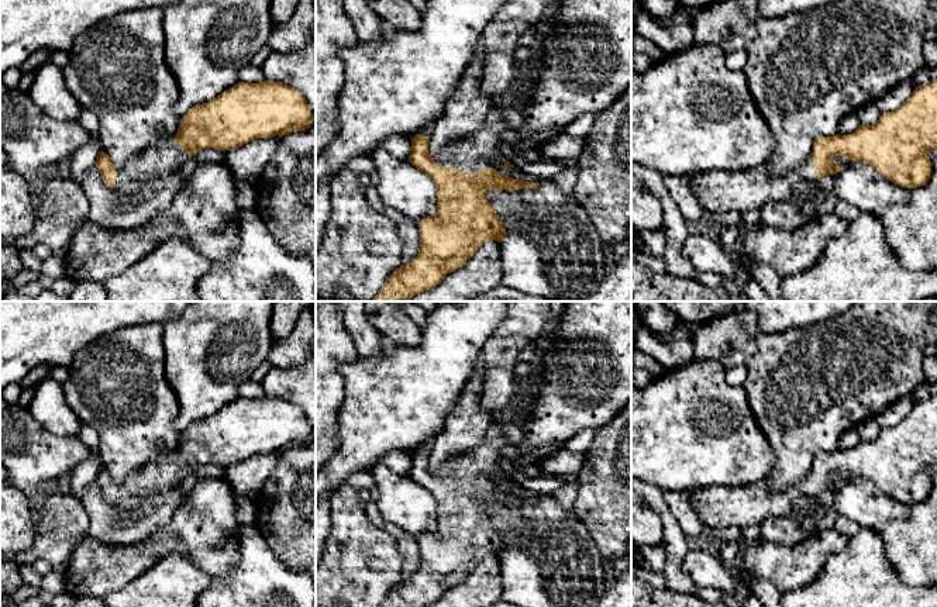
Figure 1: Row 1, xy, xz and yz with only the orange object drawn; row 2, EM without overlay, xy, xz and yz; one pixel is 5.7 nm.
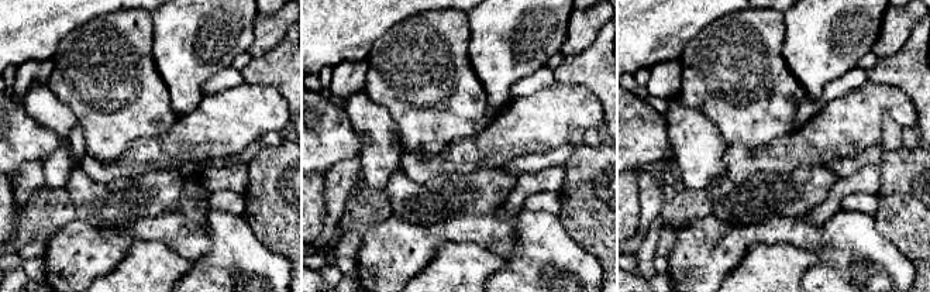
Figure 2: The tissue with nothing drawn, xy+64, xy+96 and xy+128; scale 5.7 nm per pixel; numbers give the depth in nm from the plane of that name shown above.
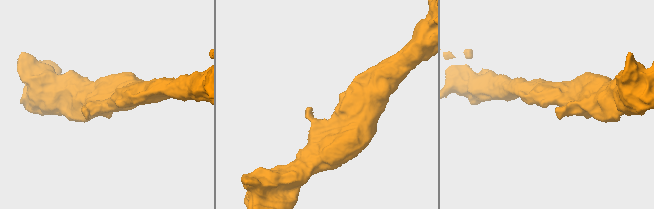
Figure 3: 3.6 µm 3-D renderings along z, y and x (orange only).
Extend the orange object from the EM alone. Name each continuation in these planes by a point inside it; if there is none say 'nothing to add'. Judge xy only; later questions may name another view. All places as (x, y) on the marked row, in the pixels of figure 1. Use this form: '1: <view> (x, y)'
1: xy (165, 158)

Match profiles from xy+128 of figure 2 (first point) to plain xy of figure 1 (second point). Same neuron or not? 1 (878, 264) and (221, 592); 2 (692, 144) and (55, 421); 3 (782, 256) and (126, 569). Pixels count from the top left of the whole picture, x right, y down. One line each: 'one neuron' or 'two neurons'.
1: one neuron
2: one neuron
3: two neurons

